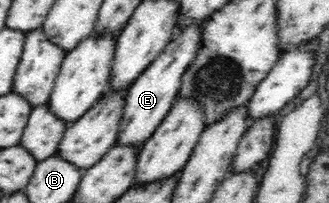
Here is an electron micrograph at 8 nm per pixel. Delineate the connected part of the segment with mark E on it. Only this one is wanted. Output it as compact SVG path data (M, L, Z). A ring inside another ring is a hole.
M203 24L191 25L184 31L176 33L174 39L164 48L164 52L146 68L145 72L142 72L142 75L138 76L132 86L129 86L118 130L117 144L141 146L160 127L162 120L170 112L170 108L177 98L182 75L187 72L190 64L198 56L198 50L201 49L201 41L203 40L202 30L204 30Z

